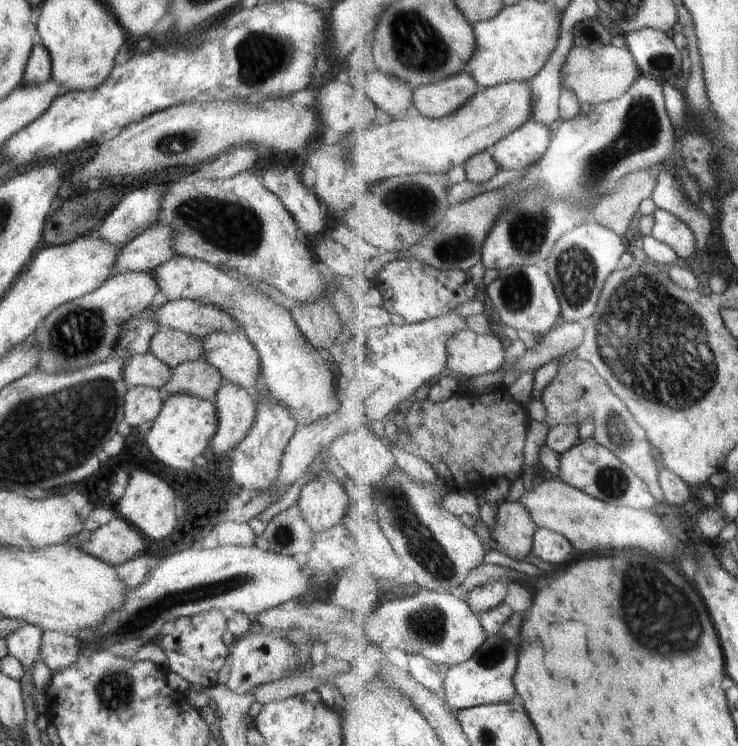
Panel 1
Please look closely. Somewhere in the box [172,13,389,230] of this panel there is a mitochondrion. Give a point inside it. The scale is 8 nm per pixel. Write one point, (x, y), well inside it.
(261, 57)

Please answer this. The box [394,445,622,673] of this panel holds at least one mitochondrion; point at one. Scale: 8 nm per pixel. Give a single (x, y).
(428, 622)

